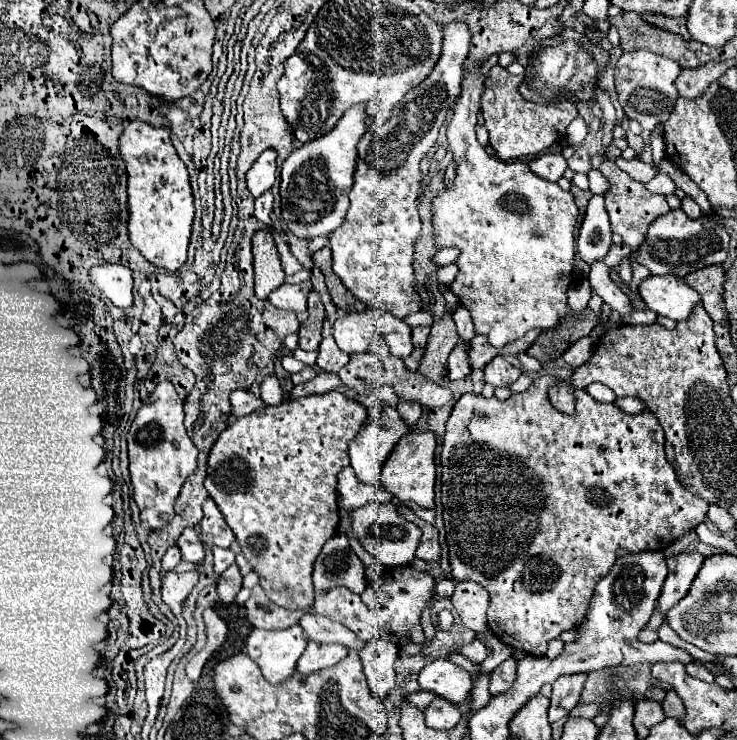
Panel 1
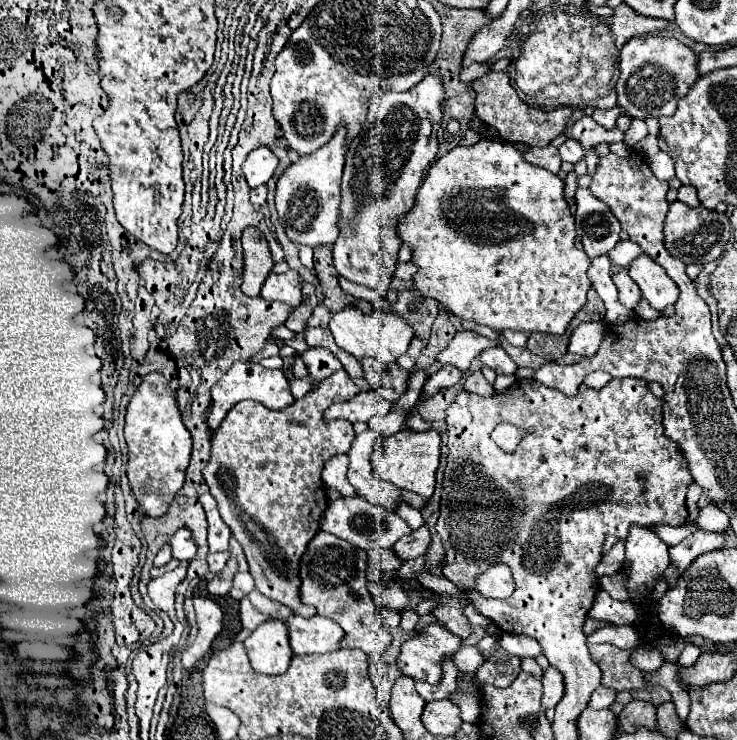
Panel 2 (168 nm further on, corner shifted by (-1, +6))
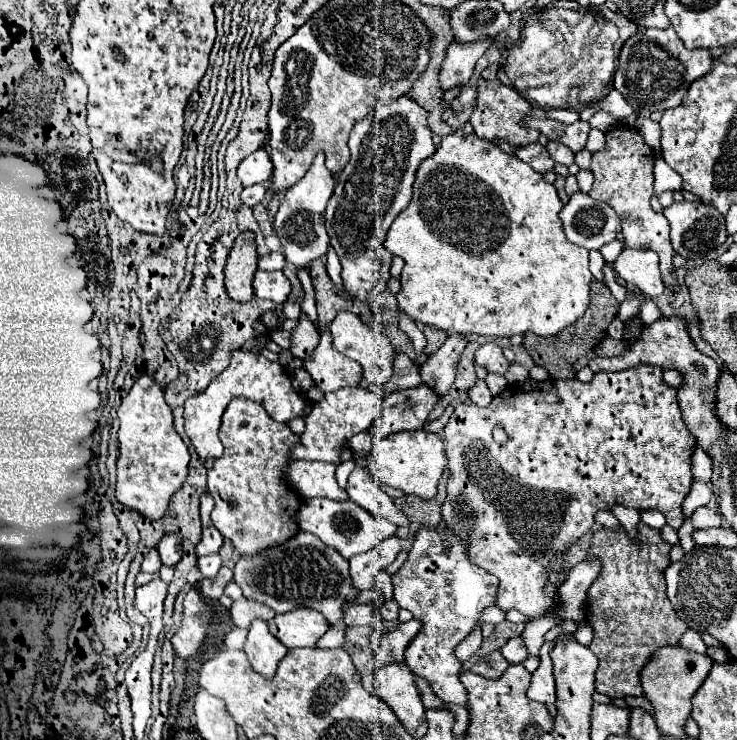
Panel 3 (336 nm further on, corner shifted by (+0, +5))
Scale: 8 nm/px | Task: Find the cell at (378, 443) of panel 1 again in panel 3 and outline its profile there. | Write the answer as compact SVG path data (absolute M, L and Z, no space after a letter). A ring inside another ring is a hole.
M357 459L357 465L359 467L351 473L351 477L347 481L349 499L353 503L357 503L359 507L367 509L369 513L373 513L375 517L383 517L397 527L409 525L409 519L401 511L397 511L397 507L393 505L393 499L389 495L385 495L369 477L367 461Z

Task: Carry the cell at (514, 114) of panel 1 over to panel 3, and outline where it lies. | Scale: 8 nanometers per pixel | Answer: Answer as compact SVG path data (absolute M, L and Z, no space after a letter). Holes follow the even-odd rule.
M479 79L477 105L475 105L475 111L469 121L481 139L487 139L487 141L503 139L515 147L523 147L523 145L535 143L539 139L539 133L535 129L527 129L527 127L519 125L519 121L527 115L529 109L531 109L531 103L527 103L527 99L523 99L515 89L503 85L499 79L493 79L493 81Z

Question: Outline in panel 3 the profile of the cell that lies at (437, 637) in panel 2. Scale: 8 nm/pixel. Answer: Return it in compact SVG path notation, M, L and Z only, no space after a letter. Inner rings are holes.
M411 619L407 623L399 623L395 629L383 629L383 623L371 623L371 649L375 657L387 665L391 661L405 661L403 651L411 643L411 639L419 633L421 623L417 619Z

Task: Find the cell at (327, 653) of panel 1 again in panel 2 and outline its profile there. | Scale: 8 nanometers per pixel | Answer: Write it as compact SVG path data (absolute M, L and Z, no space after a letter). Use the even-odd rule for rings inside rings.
M294 614L286 622L290 628L290 646L294 654L306 656L306 654L328 654L340 650L344 630L336 622L318 614L312 618L302 618Z

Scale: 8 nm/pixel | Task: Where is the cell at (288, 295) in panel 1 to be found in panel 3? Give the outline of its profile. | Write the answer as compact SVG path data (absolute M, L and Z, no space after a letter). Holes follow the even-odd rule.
M255 271L253 277L253 291L261 299L269 299L277 305L285 303L287 295L291 293L291 283L283 275L283 271Z

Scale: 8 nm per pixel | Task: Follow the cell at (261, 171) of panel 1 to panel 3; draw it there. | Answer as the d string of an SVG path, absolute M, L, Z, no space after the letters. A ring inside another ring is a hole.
M257 149L249 157L245 157L237 167L237 175L243 185L265 183L271 179L271 171L273 171L273 165L265 149Z

